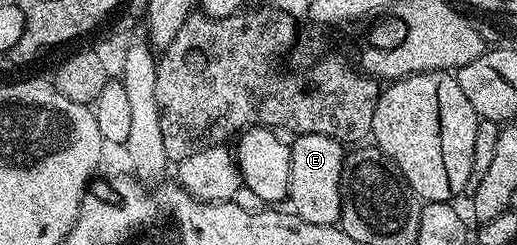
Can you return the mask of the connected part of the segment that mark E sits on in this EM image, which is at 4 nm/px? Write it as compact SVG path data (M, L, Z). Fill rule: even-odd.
M300 135L289 144L290 194L293 214L312 225L335 226L342 217L343 144L323 135Z

